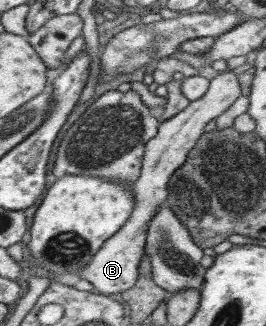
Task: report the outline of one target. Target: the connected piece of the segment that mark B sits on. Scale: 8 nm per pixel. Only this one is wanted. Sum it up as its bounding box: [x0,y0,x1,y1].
[74,70,240,296]

